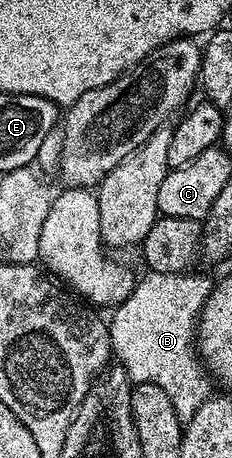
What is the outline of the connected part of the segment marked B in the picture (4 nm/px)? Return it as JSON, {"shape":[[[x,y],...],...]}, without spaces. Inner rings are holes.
{"shape":[[[147,270],[146,276],[135,282],[134,288],[126,300],[113,308],[114,316],[108,319],[111,345],[117,362],[126,370],[126,376],[131,384],[151,383],[158,385],[168,398],[176,411],[176,417],[185,425],[196,417],[196,409],[204,405],[204,401],[212,394],[212,376],[206,370],[203,362],[198,357],[196,350],[196,332],[198,330],[198,315],[206,304],[210,295],[211,280],[206,280],[202,275],[195,273],[156,273]]]}

